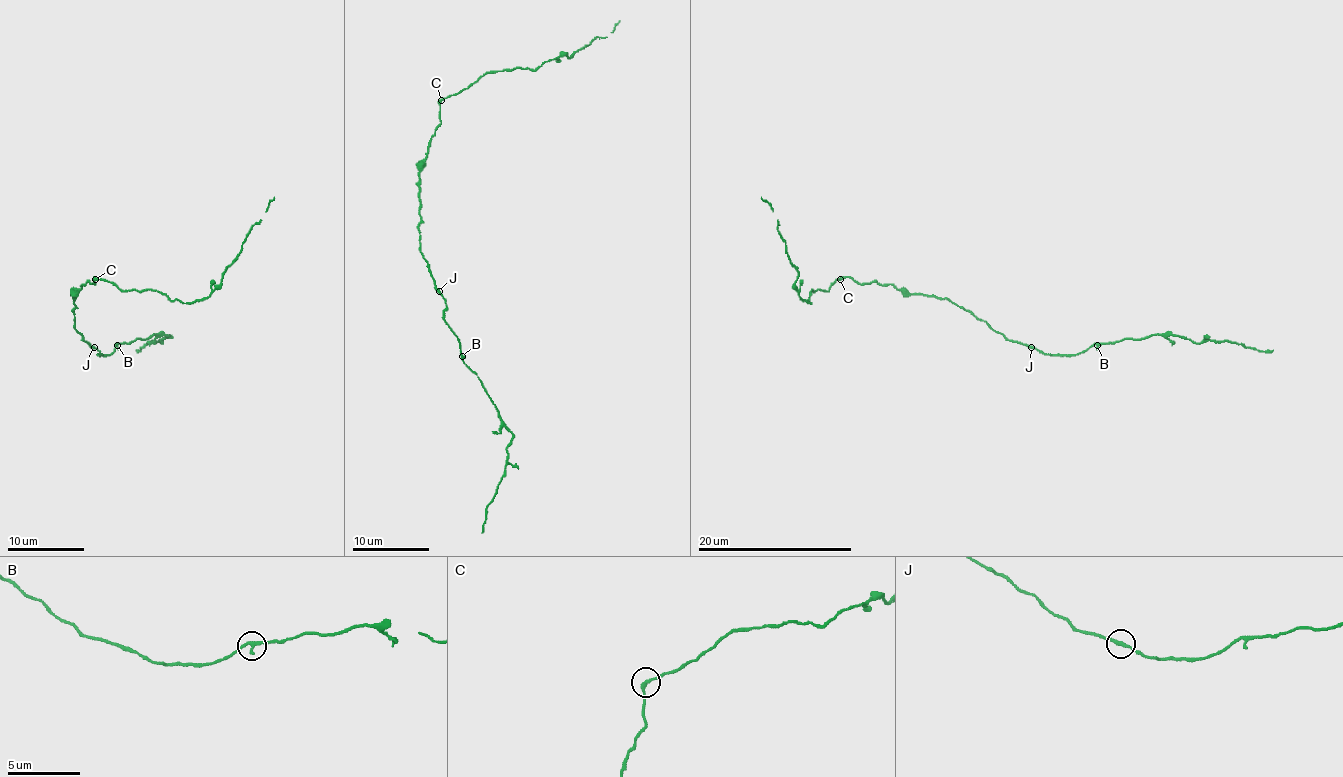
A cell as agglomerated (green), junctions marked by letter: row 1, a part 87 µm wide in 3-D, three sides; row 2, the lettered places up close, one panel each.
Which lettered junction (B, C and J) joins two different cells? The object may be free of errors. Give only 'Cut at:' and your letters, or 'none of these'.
Cut at: none of these

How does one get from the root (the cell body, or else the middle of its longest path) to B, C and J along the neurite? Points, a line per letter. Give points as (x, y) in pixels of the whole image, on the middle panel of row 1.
B: (420, 207), (420, 252), (430, 267), (435, 291), (445, 300), (443, 319), (457, 337), (462, 356)
C: (420, 207), (420, 163), (426, 157), (430, 138), (441, 122), (441, 99)
J: (420, 207), (420, 252), (430, 267), (433, 285), (439, 291)

